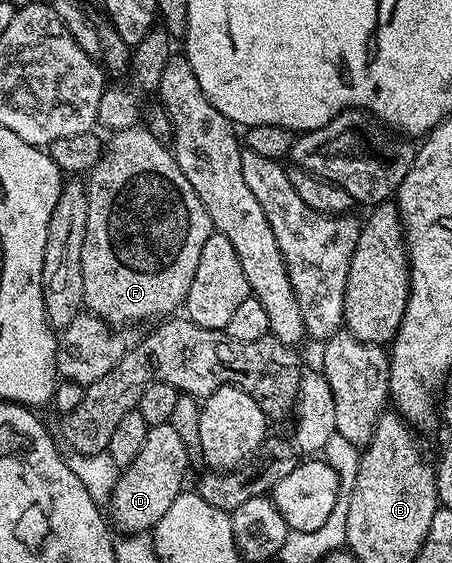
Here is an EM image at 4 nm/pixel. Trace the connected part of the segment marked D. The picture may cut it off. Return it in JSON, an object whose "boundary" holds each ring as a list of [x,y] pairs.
{"boundary":[[[168,423],[150,425],[147,439],[143,439],[143,451],[139,451],[132,463],[120,470],[113,493],[108,497],[107,509],[110,509],[112,524],[117,524],[125,535],[144,534],[155,528],[159,519],[163,519],[163,514],[171,508],[175,495],[182,493],[184,485],[181,484],[185,481],[189,464],[189,452],[187,447],[183,447],[183,439],[179,439],[175,427]]]}

